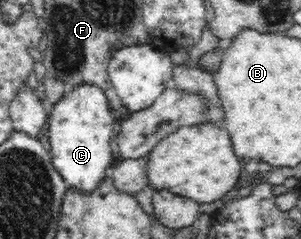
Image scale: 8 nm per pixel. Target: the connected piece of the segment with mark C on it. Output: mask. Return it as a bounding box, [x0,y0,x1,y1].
[46,83,117,192]

